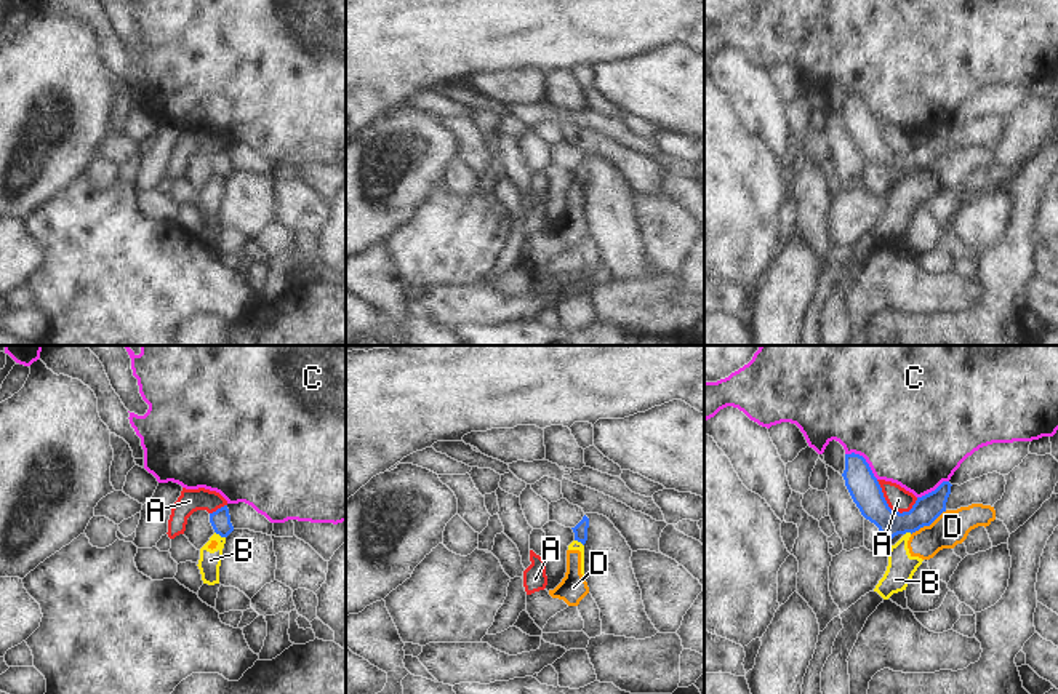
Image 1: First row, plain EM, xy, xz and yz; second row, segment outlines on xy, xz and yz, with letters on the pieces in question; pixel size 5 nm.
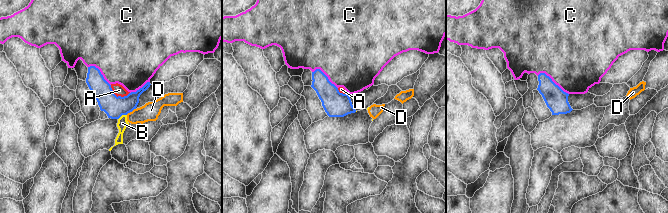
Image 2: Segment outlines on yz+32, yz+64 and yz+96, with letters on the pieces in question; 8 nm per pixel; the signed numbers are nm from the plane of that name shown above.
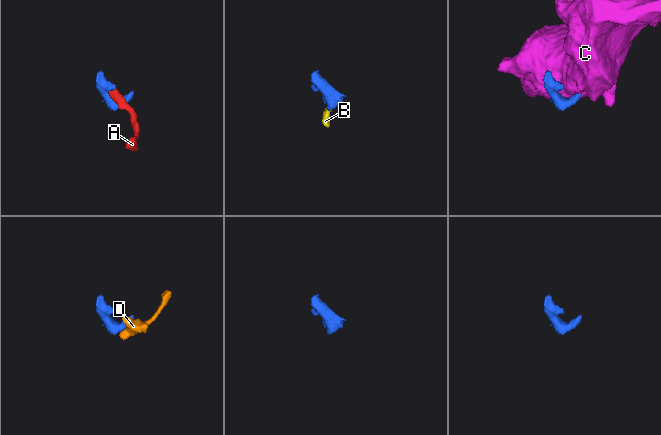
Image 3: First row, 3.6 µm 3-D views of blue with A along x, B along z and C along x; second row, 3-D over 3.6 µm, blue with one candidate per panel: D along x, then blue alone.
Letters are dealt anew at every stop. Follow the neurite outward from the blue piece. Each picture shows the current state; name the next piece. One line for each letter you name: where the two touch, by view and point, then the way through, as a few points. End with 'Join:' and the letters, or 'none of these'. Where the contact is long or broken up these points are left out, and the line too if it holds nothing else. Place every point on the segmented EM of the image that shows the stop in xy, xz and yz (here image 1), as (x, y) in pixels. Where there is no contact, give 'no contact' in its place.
Join: none of these

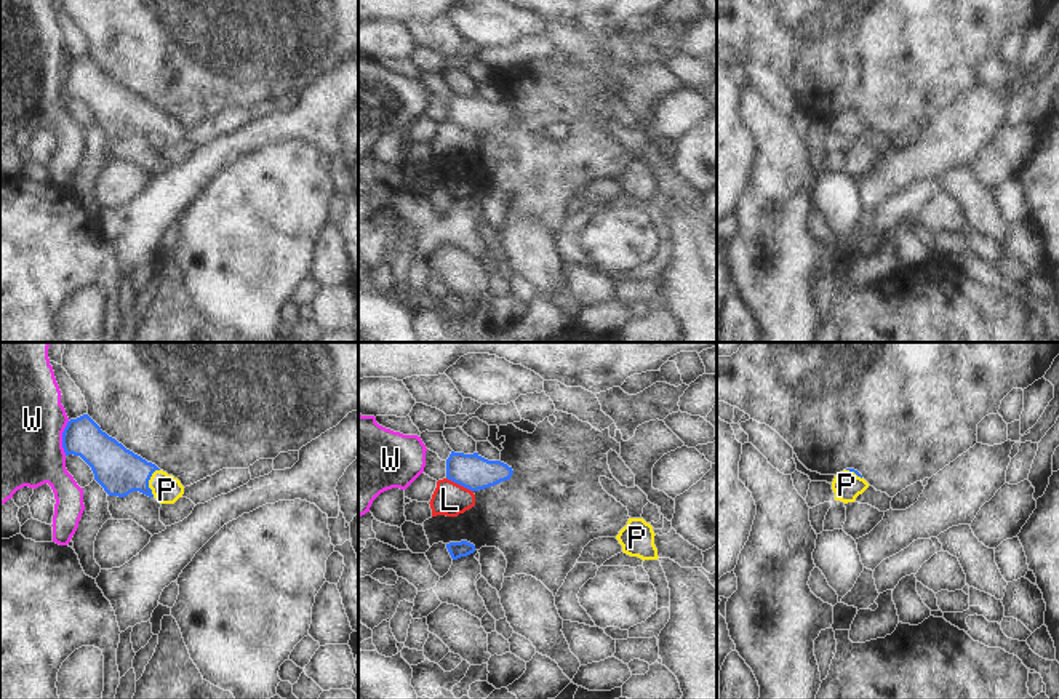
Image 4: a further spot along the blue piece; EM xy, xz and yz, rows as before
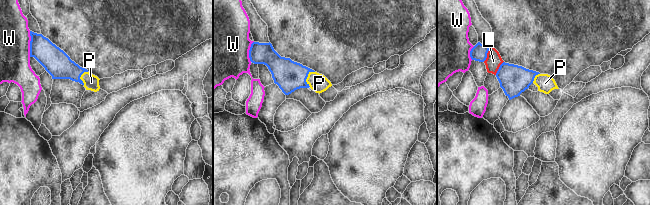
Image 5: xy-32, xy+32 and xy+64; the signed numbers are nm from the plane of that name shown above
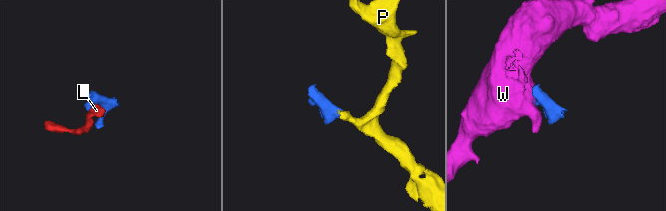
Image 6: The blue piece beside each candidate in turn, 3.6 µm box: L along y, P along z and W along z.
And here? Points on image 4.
P: contact xy (147, 482); way xy (119, 471), (138, 474), (147, 482), (167, 490)
Join: P

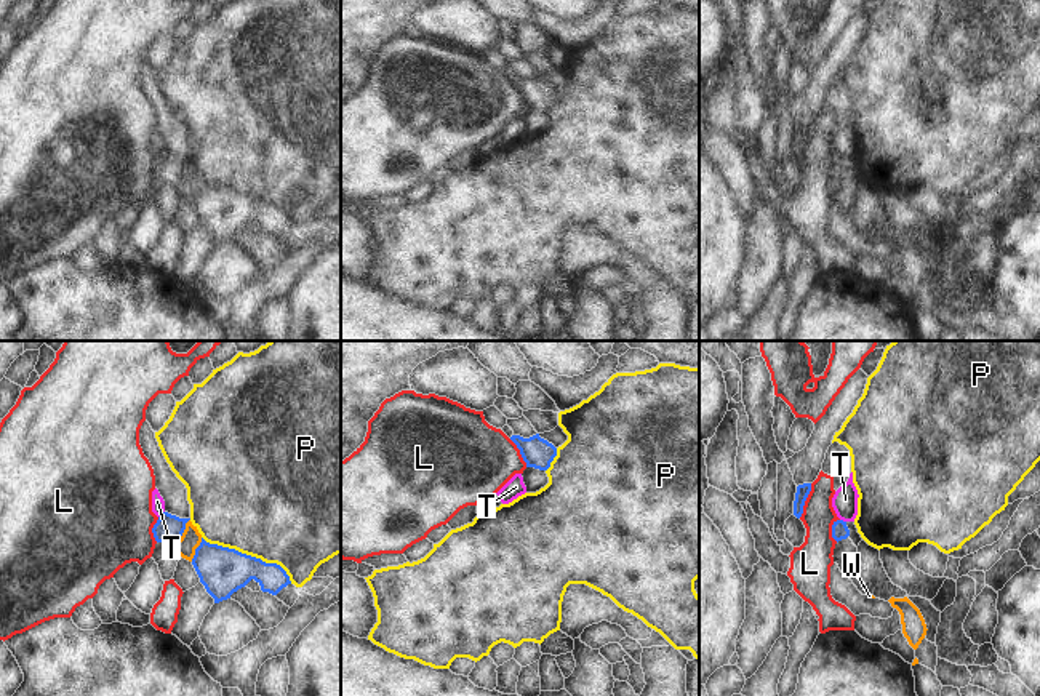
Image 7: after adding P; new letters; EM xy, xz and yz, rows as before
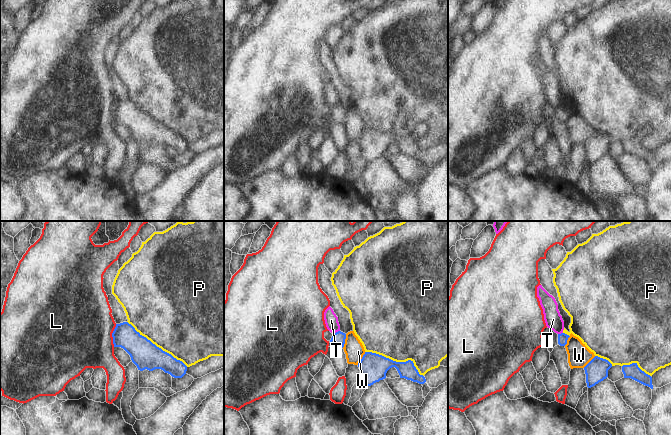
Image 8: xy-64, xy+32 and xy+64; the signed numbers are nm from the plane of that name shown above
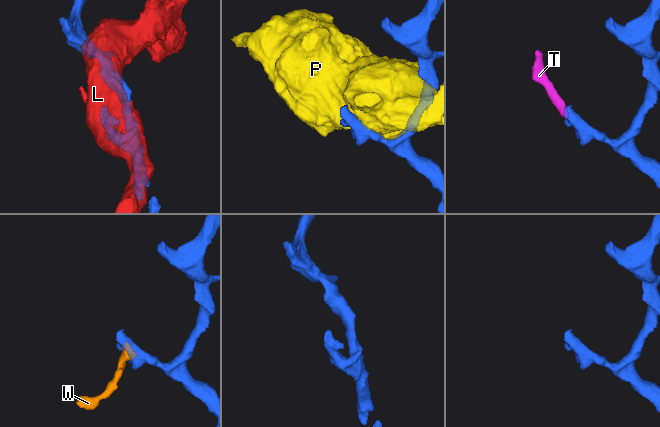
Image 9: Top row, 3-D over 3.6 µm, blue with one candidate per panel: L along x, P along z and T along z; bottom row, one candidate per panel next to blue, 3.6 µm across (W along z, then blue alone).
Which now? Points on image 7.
T: contact xy (162, 514); way xy (168, 528), (162, 514), (157, 501)
Join: T

